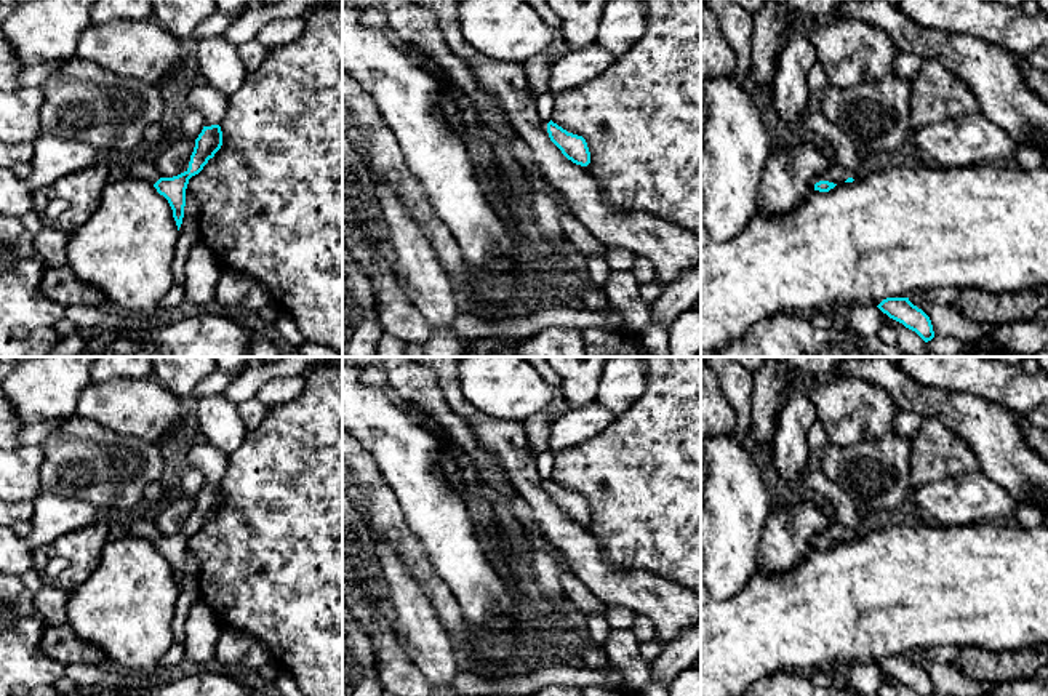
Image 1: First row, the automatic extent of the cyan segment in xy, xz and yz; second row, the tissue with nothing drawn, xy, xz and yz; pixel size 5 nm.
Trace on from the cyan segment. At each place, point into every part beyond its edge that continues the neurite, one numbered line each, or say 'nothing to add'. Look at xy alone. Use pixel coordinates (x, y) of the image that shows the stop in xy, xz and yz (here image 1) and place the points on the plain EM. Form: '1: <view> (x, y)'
1: xy (143, 527)

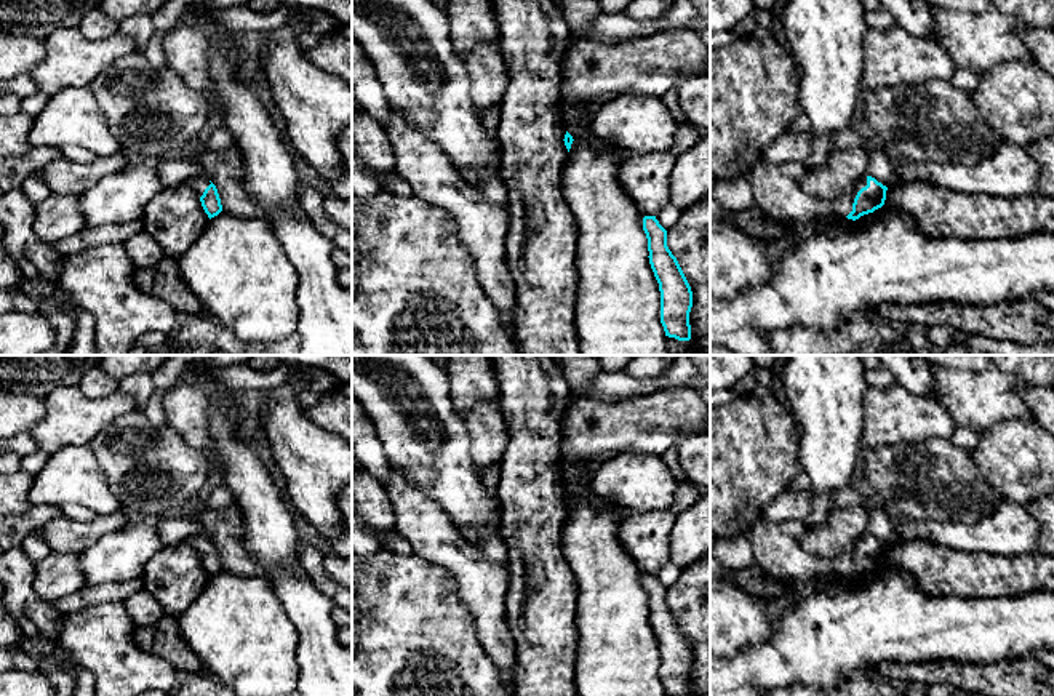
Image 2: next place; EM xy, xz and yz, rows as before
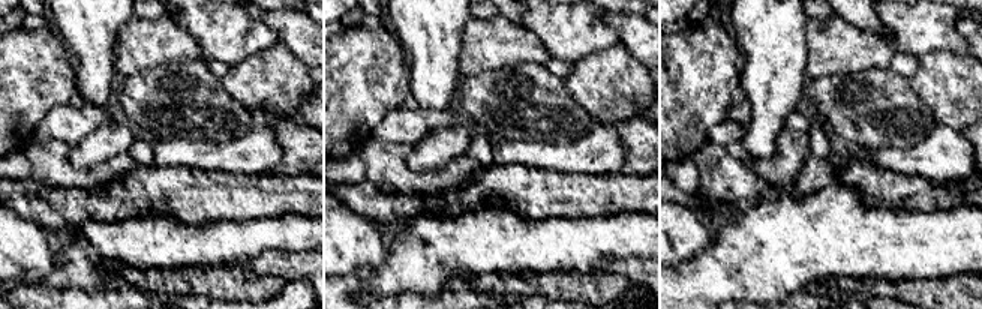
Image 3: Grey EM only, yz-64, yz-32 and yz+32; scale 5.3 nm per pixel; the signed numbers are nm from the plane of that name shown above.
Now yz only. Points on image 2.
1: yz (781, 557)

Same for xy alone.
1: xy (200, 541)

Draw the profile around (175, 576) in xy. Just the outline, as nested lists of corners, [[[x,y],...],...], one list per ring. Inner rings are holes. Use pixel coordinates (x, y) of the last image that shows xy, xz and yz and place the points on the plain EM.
[[[189,544],[165,546],[142,571],[144,590],[178,618],[203,592],[210,576]]]

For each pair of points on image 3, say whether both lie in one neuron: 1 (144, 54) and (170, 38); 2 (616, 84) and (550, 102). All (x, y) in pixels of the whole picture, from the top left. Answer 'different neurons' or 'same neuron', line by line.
1: same neuron
2: different neurons

